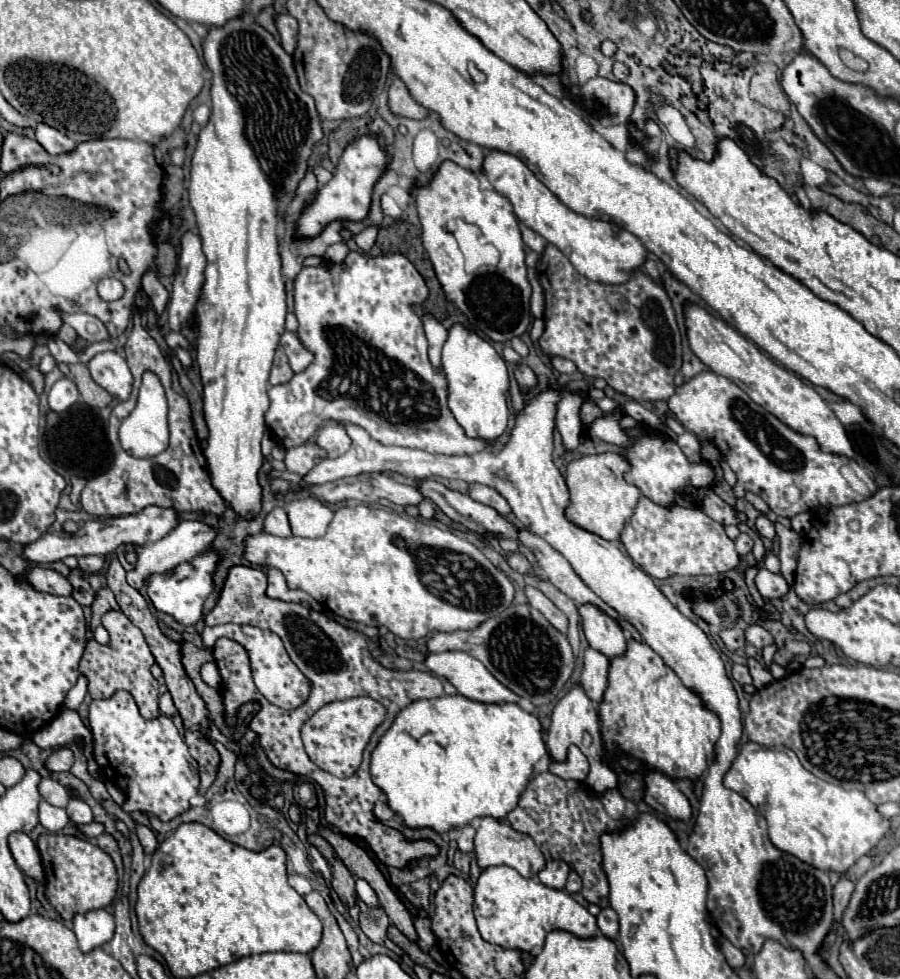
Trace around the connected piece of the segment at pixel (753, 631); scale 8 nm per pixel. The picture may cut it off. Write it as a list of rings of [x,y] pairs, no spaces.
[[[748,625],[746,627],[746,641],[752,643],[754,647],[758,647],[758,649],[762,649],[764,645],[774,643],[772,635],[764,627],[760,627],[760,625]]]

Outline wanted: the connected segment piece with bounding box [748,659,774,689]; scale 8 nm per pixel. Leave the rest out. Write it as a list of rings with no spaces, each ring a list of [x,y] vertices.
[[[748,659],[748,669],[750,669],[750,675],[754,679],[754,687],[756,689],[762,689],[762,687],[766,687],[768,683],[774,681],[774,677],[756,659]]]

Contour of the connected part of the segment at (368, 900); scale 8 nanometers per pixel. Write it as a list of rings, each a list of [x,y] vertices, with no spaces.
[[[356,879],[356,893],[358,893],[358,897],[360,897],[366,905],[378,905],[376,893],[372,891],[372,887],[370,887],[364,879]]]

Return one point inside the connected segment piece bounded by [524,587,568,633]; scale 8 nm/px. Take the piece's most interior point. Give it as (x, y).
(536, 598)

